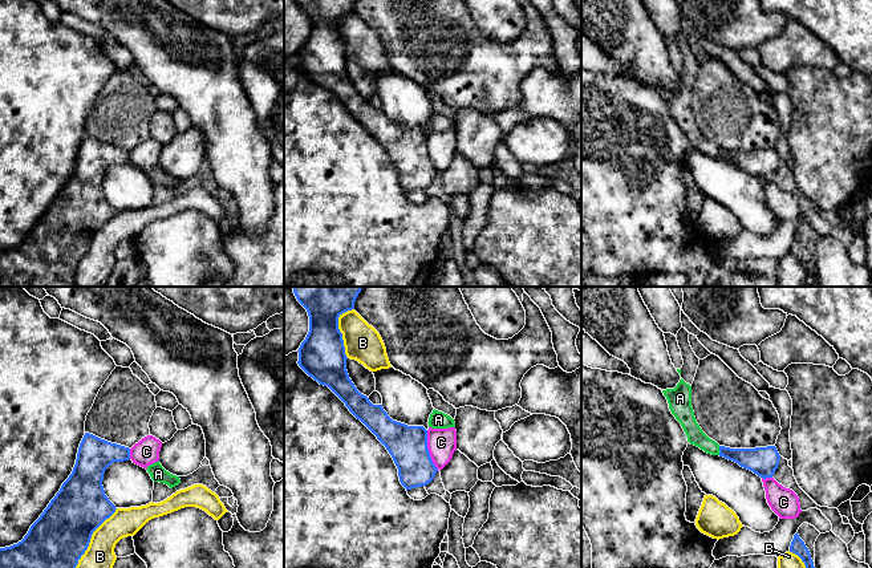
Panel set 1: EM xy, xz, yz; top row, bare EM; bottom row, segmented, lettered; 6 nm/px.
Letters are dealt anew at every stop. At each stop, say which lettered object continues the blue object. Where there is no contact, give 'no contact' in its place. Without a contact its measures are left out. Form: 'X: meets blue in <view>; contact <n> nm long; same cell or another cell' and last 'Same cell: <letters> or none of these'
A: meets blue in yz; contact 60 nm long; another cell
B: meets blue in xy; contact 440 nm long; another cell
C: meets blue in xz; contact 260 nm long; another cell
Same cell: none of these

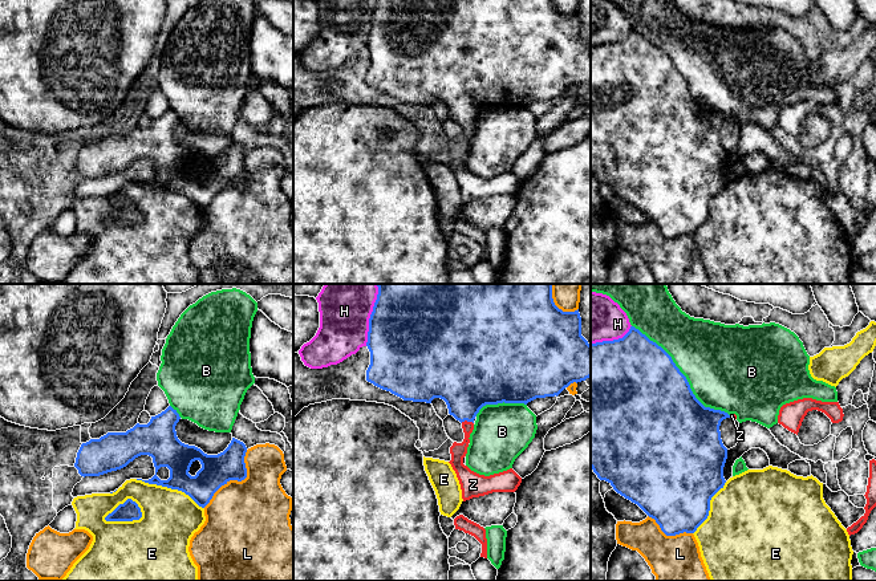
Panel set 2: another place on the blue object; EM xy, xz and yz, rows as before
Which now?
B: meets blue in yz; contact 800 nm long; another cell
E: meets blue in xy; contact 240 nm long; another cell
H: meets blue in xz; contact 380 nm long; another cell
L: meets blue in xy; contact 440 nm long; another cell
Z: meets blue in xz; contact 80 nm long; same cell
Same cell: Z

